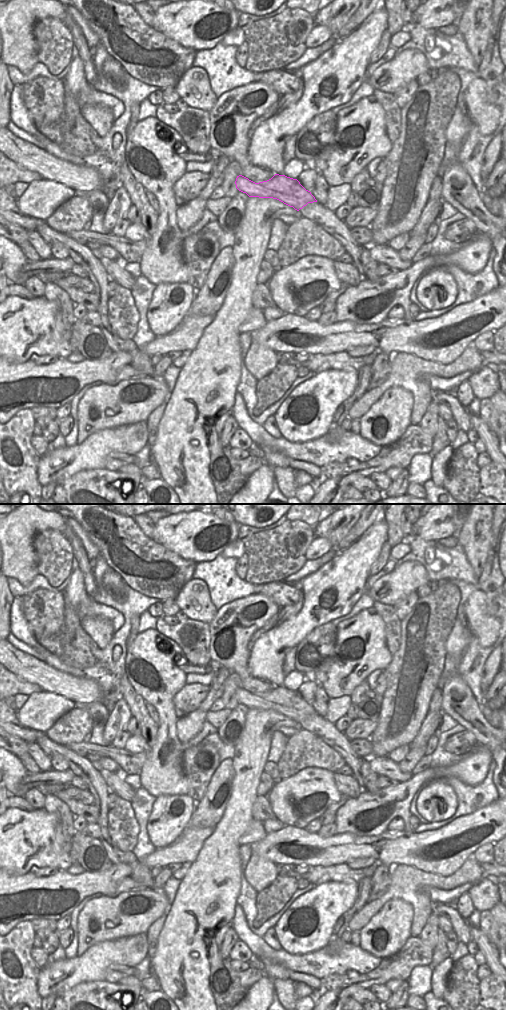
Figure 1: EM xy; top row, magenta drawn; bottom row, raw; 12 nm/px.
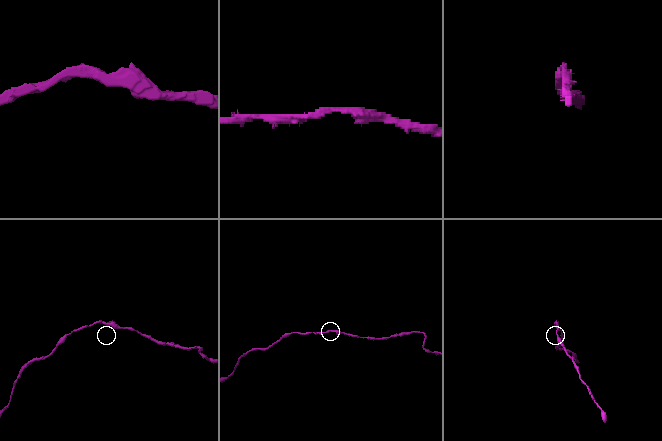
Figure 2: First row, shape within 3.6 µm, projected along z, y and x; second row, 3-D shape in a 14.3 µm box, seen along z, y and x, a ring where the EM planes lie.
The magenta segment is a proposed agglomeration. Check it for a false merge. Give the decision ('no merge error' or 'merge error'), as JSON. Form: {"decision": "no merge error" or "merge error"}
{"decision": "no merge error"}

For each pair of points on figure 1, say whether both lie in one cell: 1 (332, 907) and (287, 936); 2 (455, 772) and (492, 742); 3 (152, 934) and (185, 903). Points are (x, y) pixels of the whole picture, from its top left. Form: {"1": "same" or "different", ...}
{"1": "same", "2": "different", "3": "different"}

